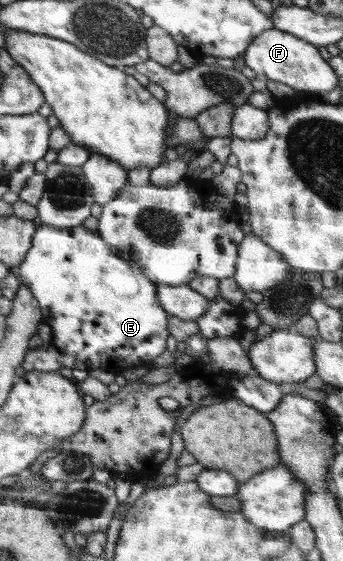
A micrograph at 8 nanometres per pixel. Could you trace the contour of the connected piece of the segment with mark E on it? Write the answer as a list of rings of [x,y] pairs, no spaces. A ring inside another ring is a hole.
[[[41,225],[36,230],[35,239],[32,241],[32,248],[28,250],[28,256],[21,261],[19,265],[20,275],[19,280],[22,284],[29,287],[32,293],[35,295],[37,302],[40,305],[41,314],[44,315],[42,319],[43,324],[51,327],[53,331],[53,340],[51,340],[51,346],[30,349],[28,354],[25,354],[24,362],[21,362],[21,367],[25,371],[38,371],[38,372],[59,372],[62,366],[66,366],[69,369],[84,369],[90,371],[92,369],[112,370],[115,375],[121,375],[121,373],[127,368],[137,369],[143,364],[149,364],[151,360],[155,360],[157,356],[161,356],[167,348],[167,336],[169,336],[169,330],[167,329],[167,318],[169,318],[168,311],[166,311],[159,298],[157,298],[157,284],[149,279],[147,275],[140,269],[137,263],[123,260],[119,254],[117,254],[115,248],[109,246],[107,242],[101,239],[101,236],[95,231],[86,229],[85,227],[72,227],[67,229],[57,229],[48,225]]]

